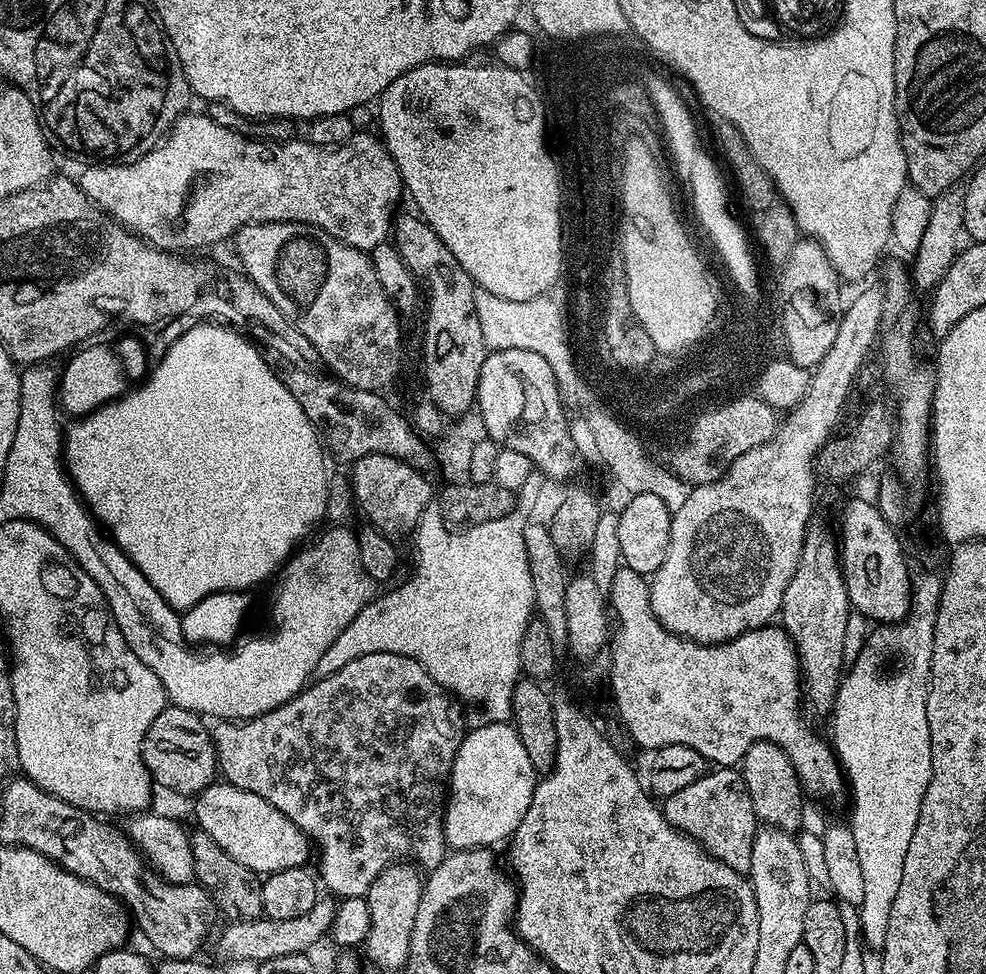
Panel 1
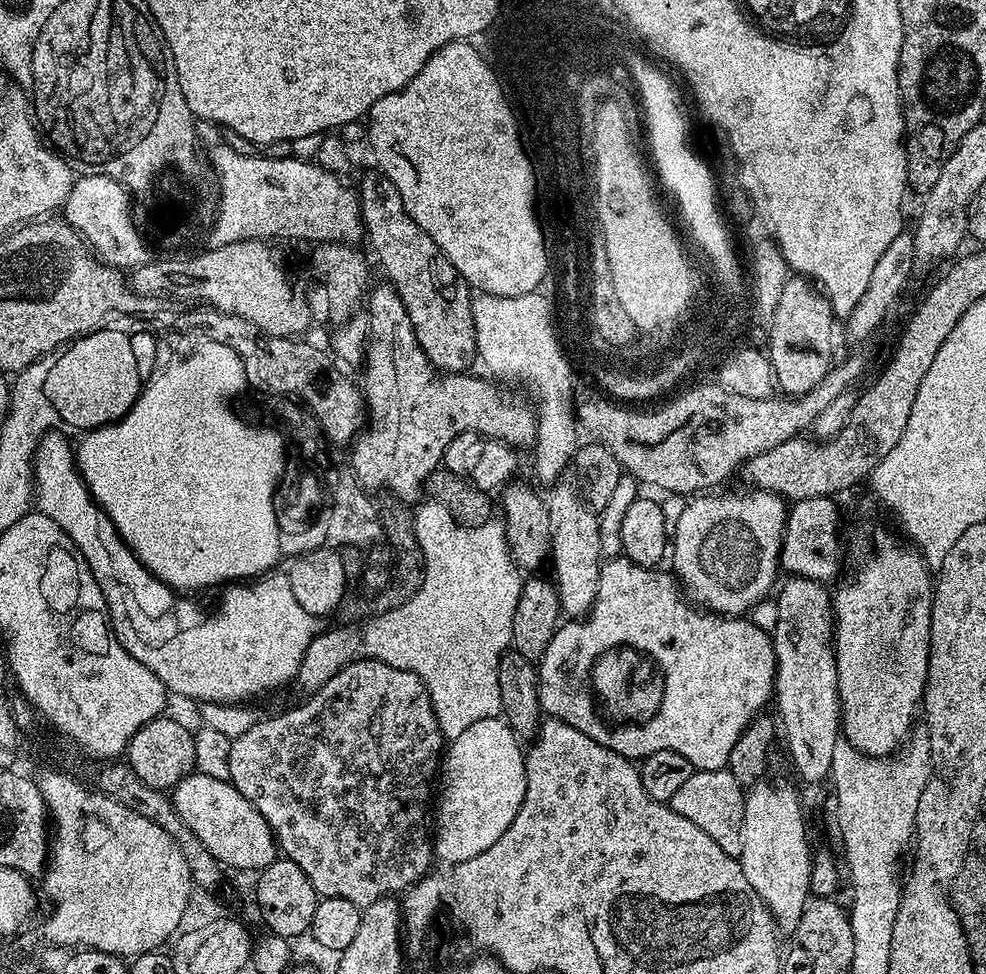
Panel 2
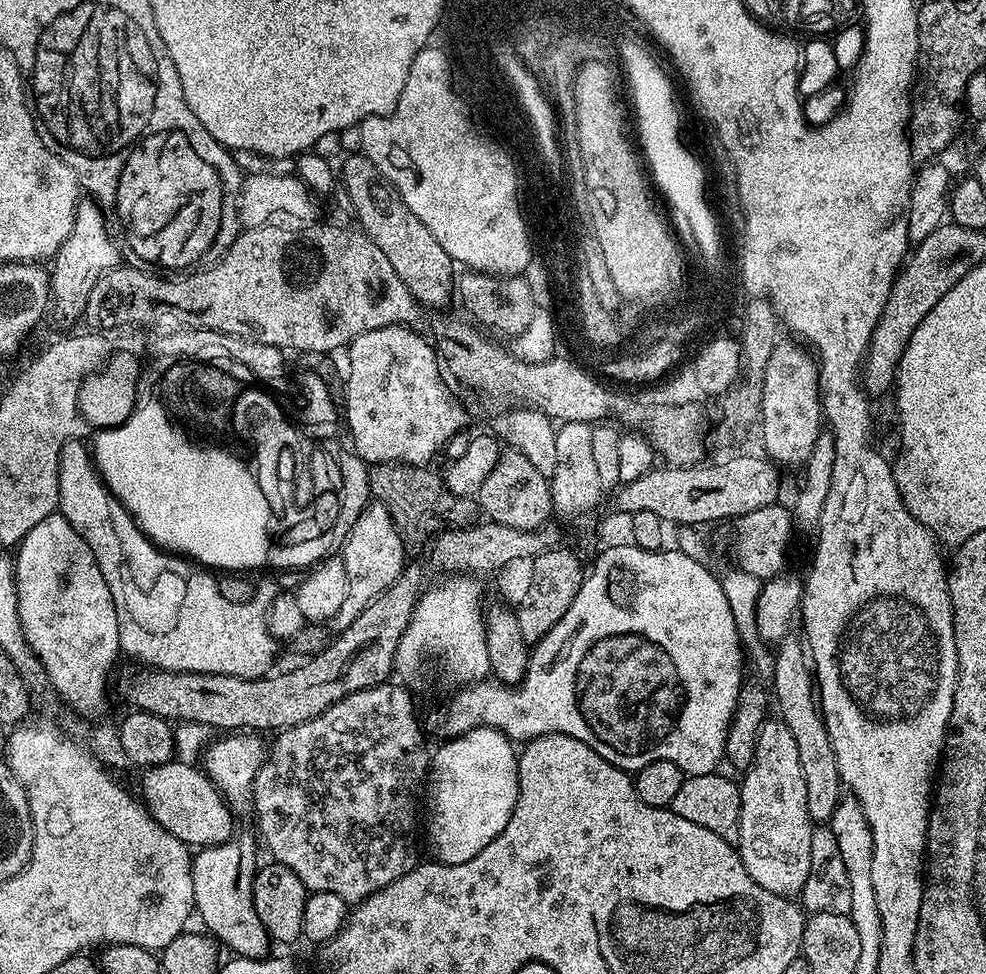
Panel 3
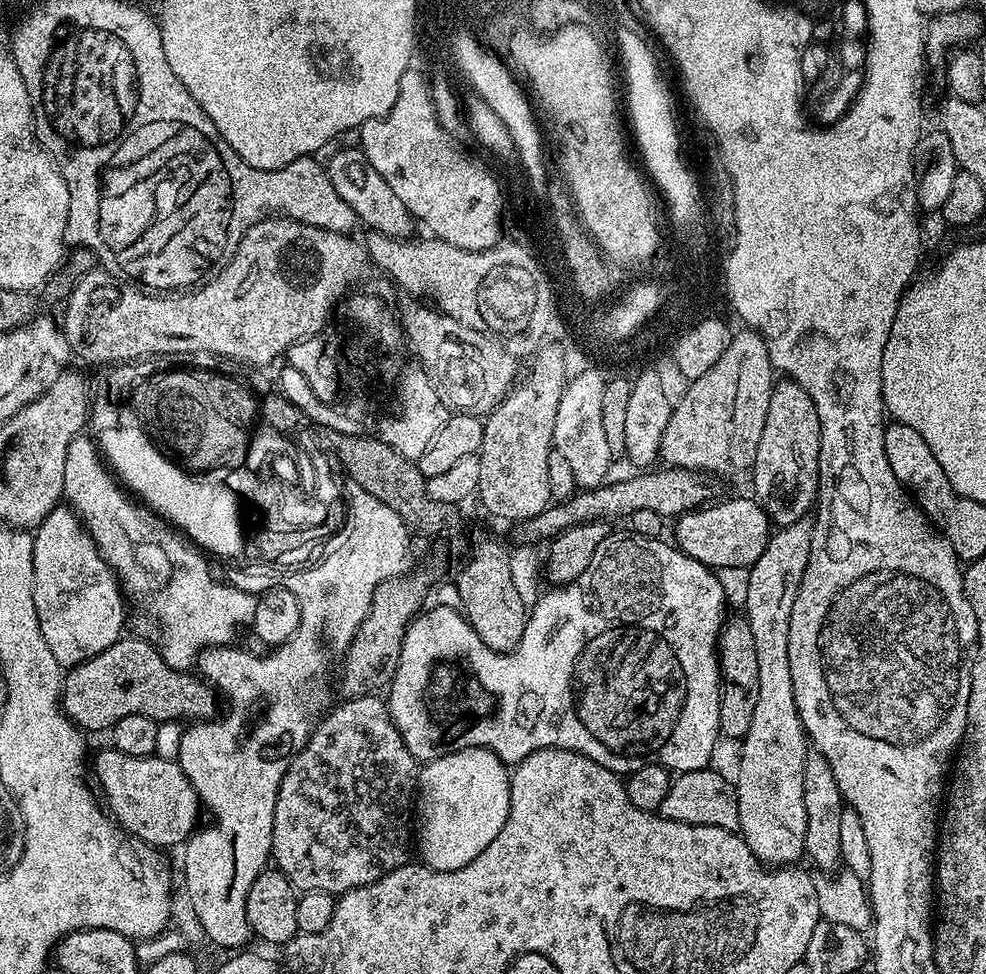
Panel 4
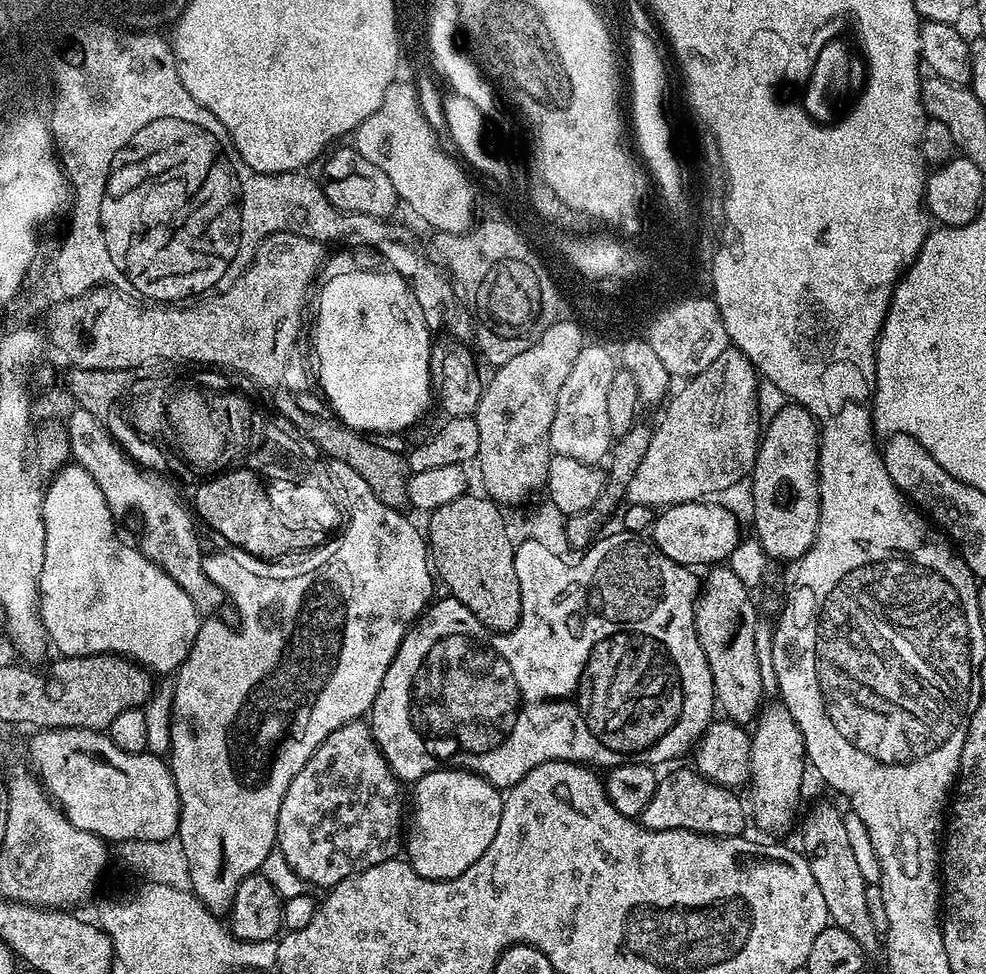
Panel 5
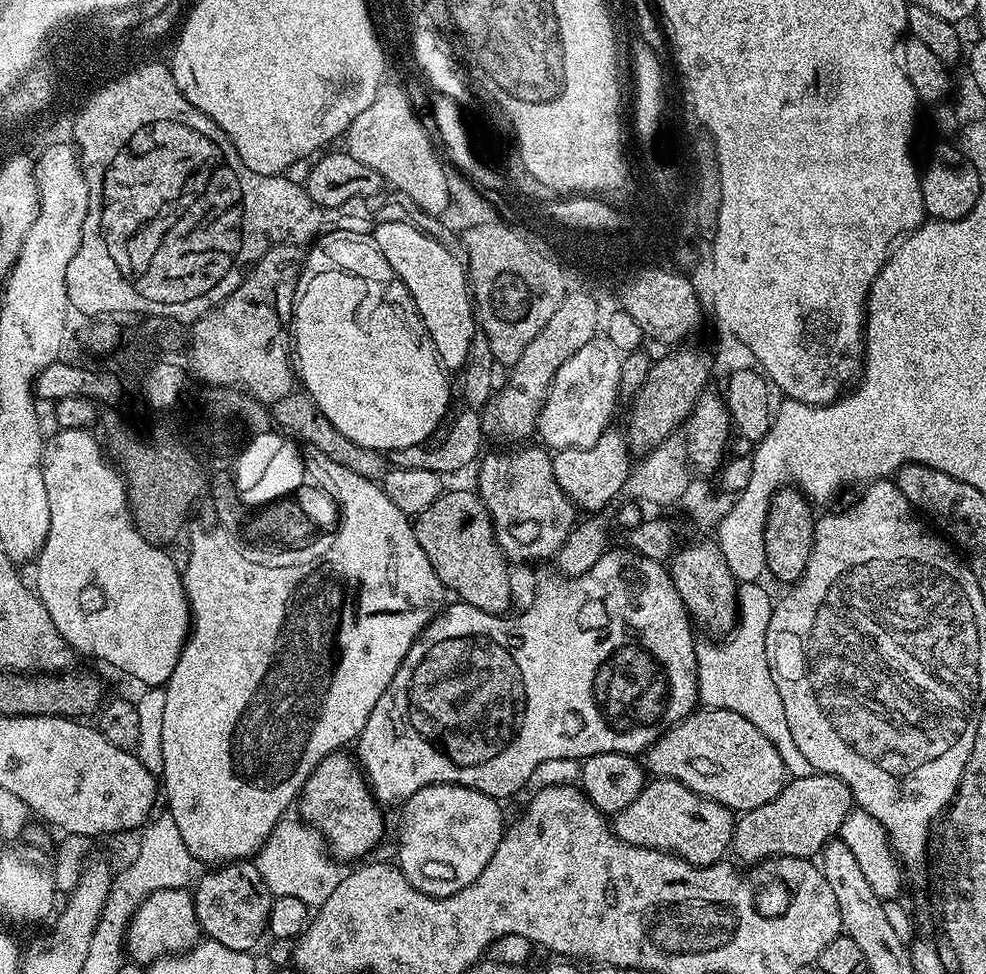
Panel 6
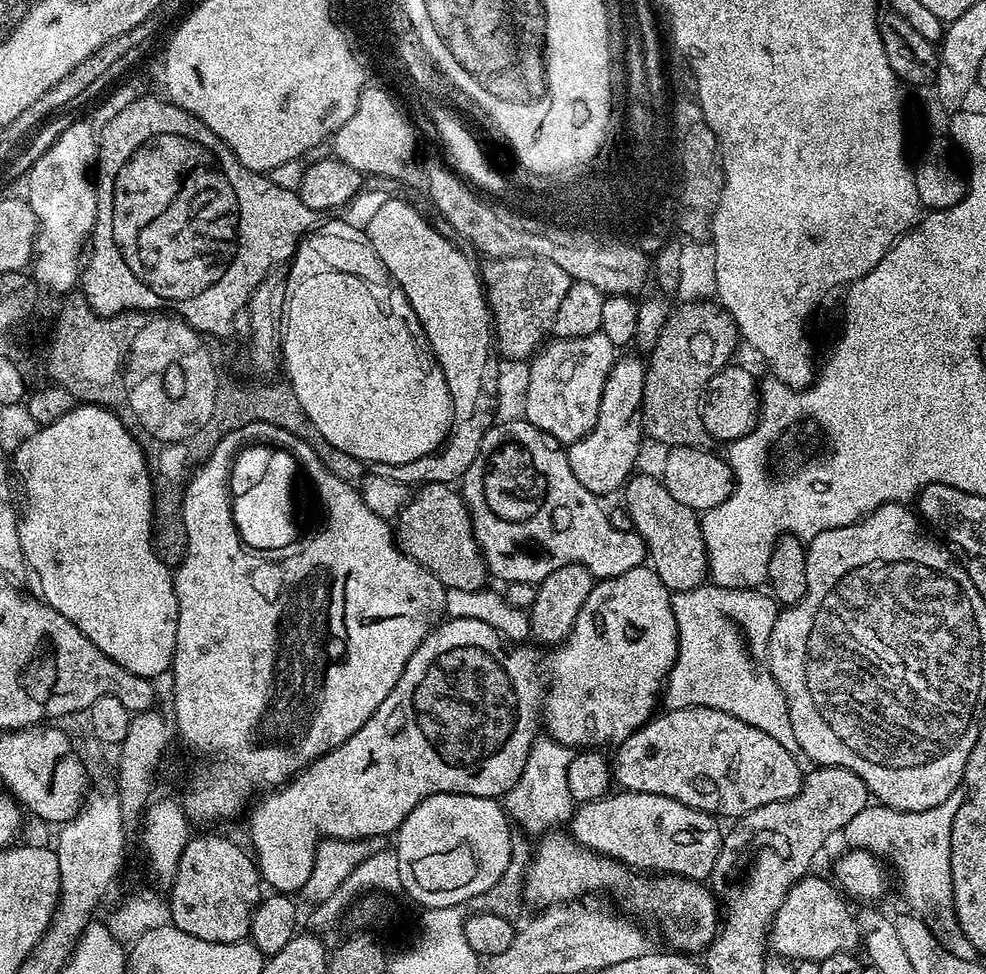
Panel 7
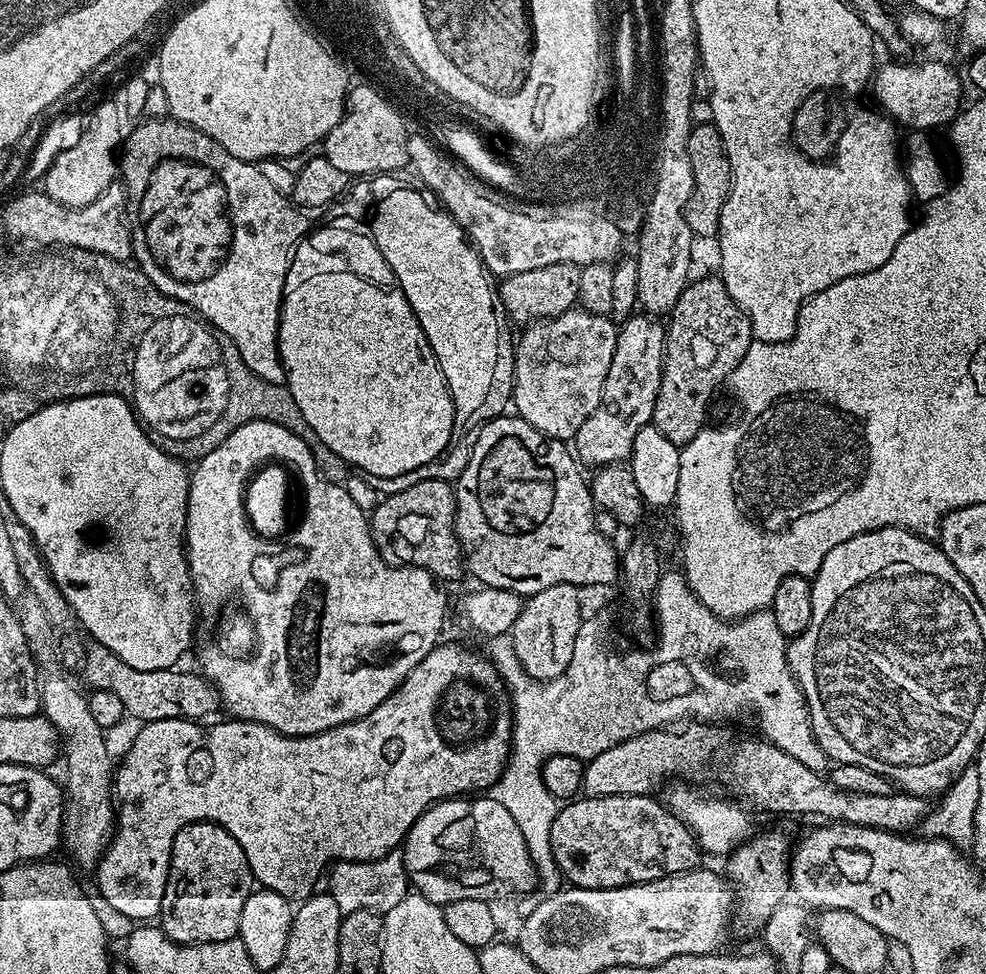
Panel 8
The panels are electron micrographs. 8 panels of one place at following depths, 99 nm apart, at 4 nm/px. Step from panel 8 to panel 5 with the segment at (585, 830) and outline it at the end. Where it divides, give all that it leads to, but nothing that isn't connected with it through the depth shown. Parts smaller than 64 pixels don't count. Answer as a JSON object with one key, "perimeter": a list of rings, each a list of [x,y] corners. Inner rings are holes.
{"perimeter":[[[695,767],[676,768],[663,773],[654,790],[654,798],[646,805],[646,810],[638,817],[645,828],[654,830],[688,830],[701,832],[704,836],[743,836],[746,804],[736,797],[737,793],[721,784],[710,782],[697,772]]]}

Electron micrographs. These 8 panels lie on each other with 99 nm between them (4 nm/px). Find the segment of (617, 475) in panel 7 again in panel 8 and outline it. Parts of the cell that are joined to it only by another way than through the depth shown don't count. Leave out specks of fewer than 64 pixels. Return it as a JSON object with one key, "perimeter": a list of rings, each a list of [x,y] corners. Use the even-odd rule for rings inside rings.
{"perimeter":[[[647,314],[631,315],[617,331],[614,358],[610,358],[610,370],[606,370],[598,410],[582,422],[582,430],[574,438],[574,452],[581,465],[620,464],[631,457],[638,430],[652,422],[664,365],[665,331],[659,319]]]}

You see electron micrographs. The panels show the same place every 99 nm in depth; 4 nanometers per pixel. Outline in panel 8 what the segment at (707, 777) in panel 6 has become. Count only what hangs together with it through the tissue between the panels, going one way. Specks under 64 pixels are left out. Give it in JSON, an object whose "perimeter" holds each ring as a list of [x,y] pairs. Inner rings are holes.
{"perimeter":[[[696,722],[693,728],[685,732],[680,730],[657,730],[643,732],[618,746],[610,746],[610,750],[602,750],[592,760],[587,761],[584,767],[581,793],[588,797],[602,796],[647,796],[655,793],[660,783],[671,781],[673,778],[692,778],[688,776],[708,776],[713,772],[720,784],[725,784],[733,797],[747,802],[749,805],[757,804],[768,812],[793,812],[796,816],[808,816],[813,812],[816,816],[825,816],[828,822],[841,824],[857,824],[863,828],[882,828],[885,830],[903,829],[903,824],[922,822],[928,817],[930,800],[927,796],[915,796],[909,792],[894,790],[889,796],[886,794],[862,794],[847,788],[837,788],[831,779],[825,778],[821,773],[809,770],[802,766],[798,758],[786,754],[786,750],[778,750],[770,741],[752,736],[735,736],[728,728],[715,728],[712,722]]]}

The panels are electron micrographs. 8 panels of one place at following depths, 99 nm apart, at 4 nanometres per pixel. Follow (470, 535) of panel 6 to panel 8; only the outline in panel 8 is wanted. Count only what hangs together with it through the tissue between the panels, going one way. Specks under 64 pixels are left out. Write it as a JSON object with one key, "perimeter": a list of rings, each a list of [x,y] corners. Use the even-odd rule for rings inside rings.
{"perimeter":[[[430,480],[417,482],[397,493],[385,495],[370,513],[372,541],[378,554],[388,564],[425,568],[437,581],[456,580],[465,575],[464,551],[456,537],[456,490],[449,481]]]}

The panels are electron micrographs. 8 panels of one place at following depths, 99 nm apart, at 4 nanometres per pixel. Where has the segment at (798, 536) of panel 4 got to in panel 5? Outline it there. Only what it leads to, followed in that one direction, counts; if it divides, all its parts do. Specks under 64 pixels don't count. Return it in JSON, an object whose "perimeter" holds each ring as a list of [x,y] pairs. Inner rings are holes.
{"perimeter":[[[781,702],[768,705],[759,713],[753,732],[751,733],[751,770],[749,772],[752,804],[750,800],[750,814],[754,816],[755,822],[764,830],[782,830],[788,827],[798,808],[798,802],[802,794],[804,782],[804,768],[806,772],[805,744],[798,730],[797,724],[790,717]]]}

